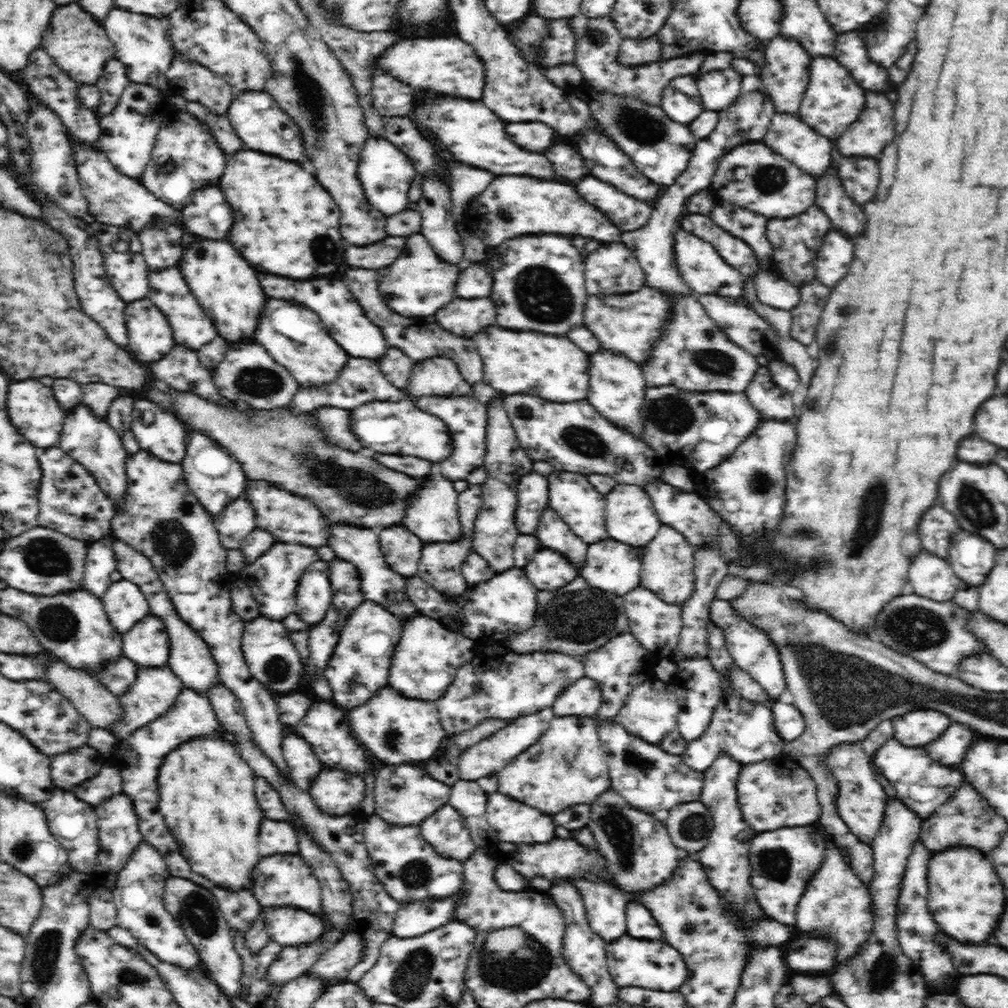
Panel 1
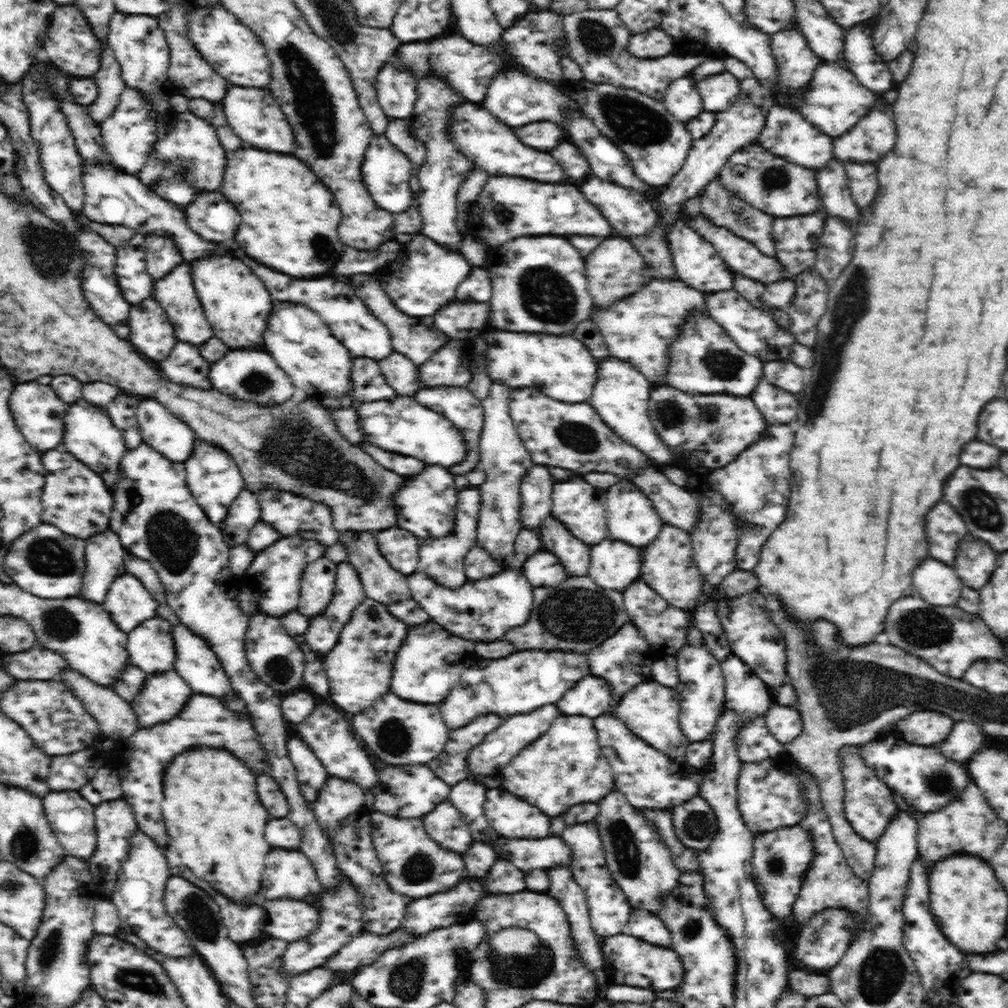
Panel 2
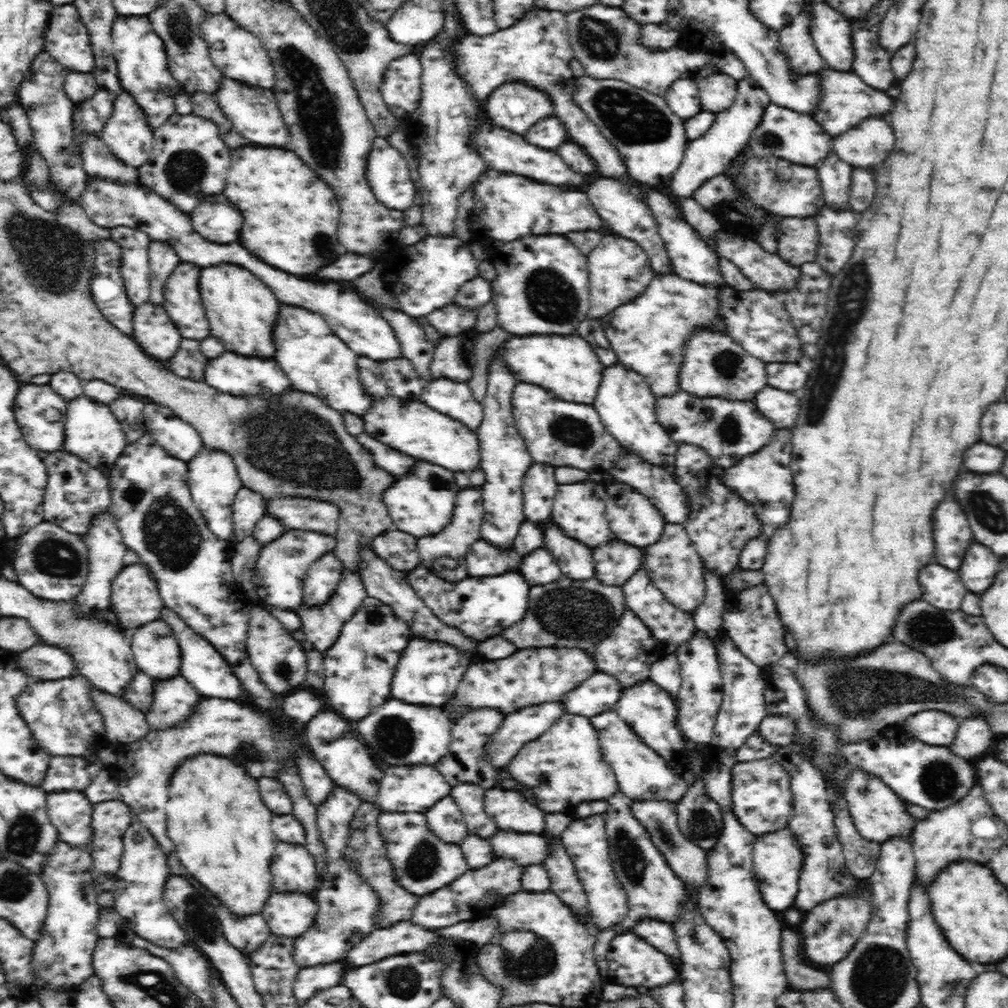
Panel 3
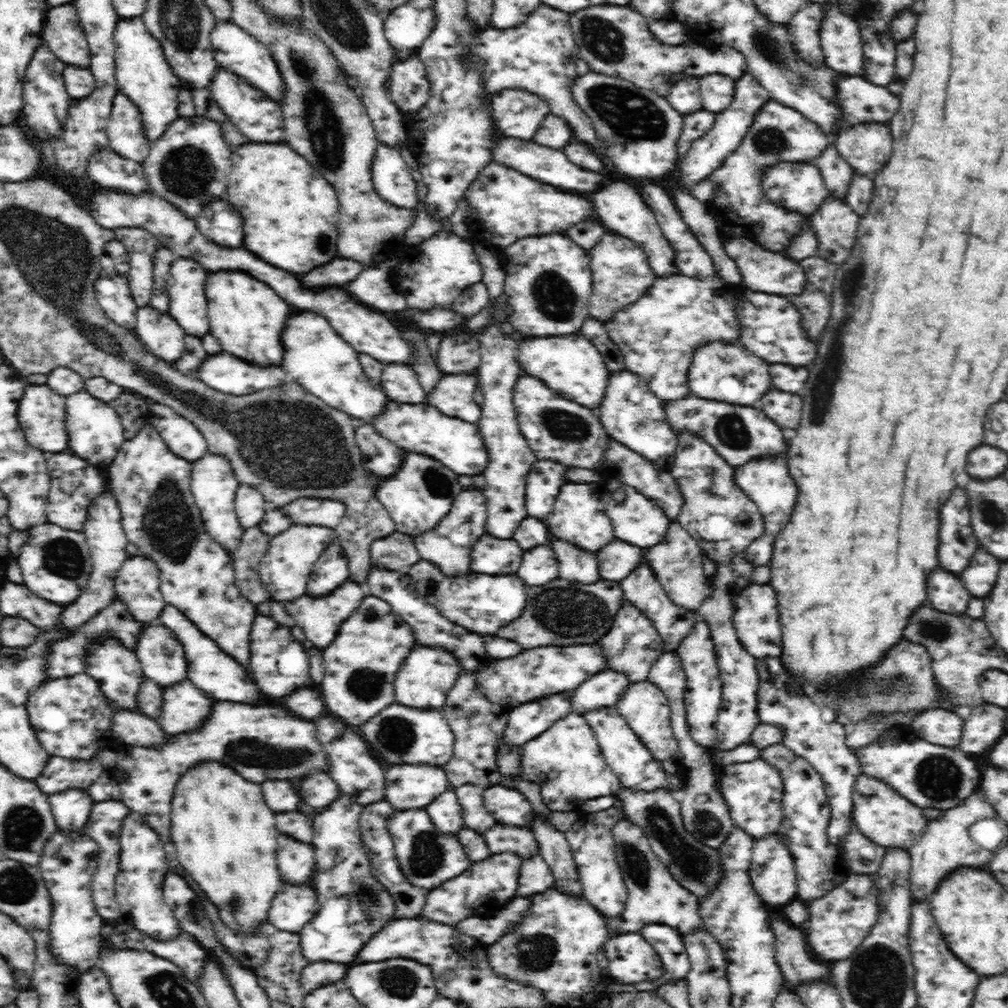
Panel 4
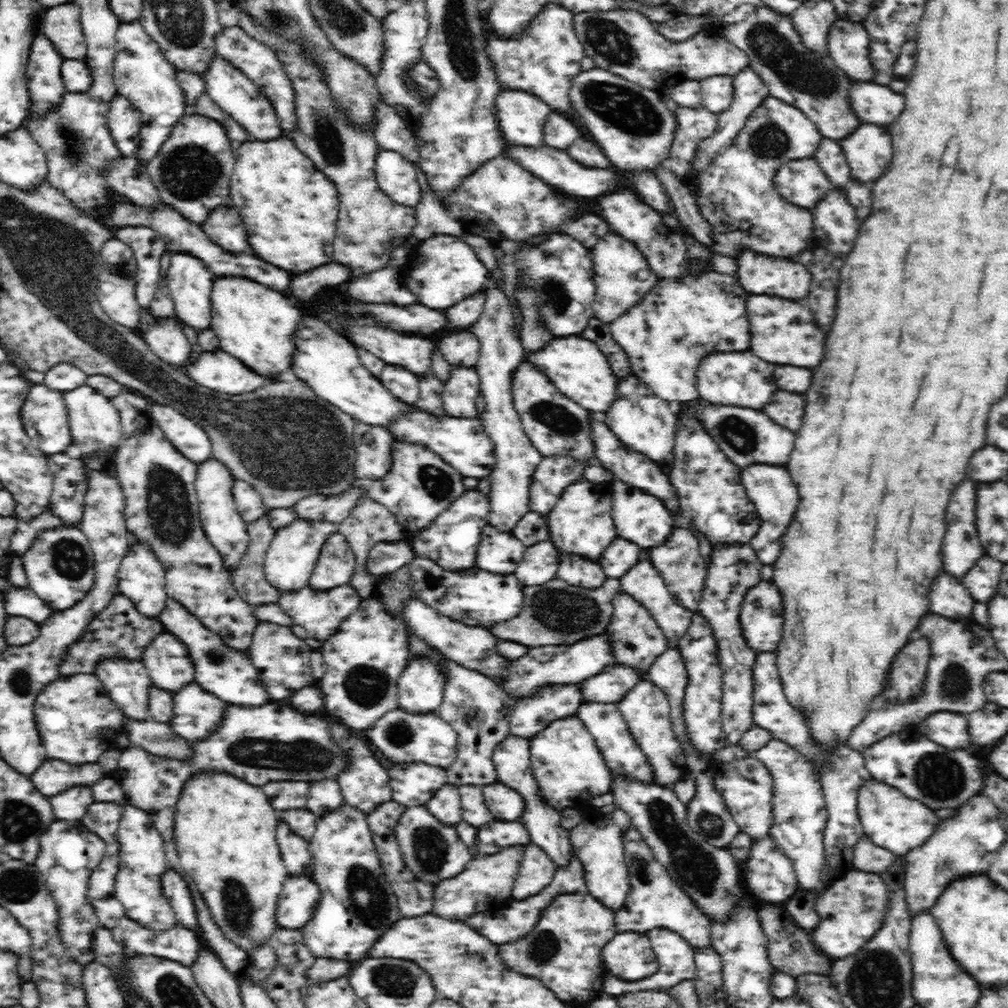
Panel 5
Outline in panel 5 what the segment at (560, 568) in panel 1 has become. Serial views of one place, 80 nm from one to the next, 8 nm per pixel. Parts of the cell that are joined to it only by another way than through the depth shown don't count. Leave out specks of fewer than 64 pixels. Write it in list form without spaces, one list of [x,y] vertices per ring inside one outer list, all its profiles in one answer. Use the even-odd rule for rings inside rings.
[[[542,541],[527,547],[514,573],[524,587],[538,586],[554,580],[558,566],[555,544]]]

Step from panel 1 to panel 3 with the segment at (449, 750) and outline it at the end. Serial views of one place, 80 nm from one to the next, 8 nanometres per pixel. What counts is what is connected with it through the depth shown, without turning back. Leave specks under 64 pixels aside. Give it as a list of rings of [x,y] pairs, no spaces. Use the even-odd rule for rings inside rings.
[[[480,707],[468,711],[463,717],[458,718],[456,722],[451,723],[451,738],[449,743],[449,753],[434,762],[434,769],[442,773],[442,777],[449,782],[451,786],[460,783],[470,783],[481,786],[483,789],[492,788],[496,783],[496,776],[500,770],[490,765],[489,759],[486,758],[486,744],[494,732],[501,726],[505,715],[498,708]]]

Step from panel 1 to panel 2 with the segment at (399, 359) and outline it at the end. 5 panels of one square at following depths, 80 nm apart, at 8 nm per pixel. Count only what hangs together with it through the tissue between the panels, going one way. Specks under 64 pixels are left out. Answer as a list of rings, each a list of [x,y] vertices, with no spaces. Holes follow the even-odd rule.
[[[393,351],[389,357],[379,361],[379,367],[396,393],[414,396],[420,389],[420,380],[417,378],[418,365],[407,356]]]

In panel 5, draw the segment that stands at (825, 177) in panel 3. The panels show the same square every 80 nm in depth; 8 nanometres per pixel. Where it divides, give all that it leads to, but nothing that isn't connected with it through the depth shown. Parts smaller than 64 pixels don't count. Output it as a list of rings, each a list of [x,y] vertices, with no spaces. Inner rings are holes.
[[[824,137],[814,160],[828,177],[832,190],[846,190],[852,180],[851,170],[838,141]]]

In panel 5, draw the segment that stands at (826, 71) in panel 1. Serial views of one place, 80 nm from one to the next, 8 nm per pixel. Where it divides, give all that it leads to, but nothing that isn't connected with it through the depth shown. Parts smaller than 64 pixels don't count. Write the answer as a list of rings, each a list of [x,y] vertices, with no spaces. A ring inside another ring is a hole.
[[[852,82],[849,86],[850,109],[854,110],[861,124],[892,124],[904,110],[904,98],[886,86],[870,82]]]

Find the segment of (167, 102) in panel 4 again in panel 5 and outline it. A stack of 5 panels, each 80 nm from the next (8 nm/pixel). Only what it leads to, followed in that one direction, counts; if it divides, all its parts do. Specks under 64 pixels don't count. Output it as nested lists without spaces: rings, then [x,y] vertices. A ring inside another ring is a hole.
[[[138,19],[118,26],[116,52],[113,79],[117,94],[128,98],[141,114],[143,126],[139,138],[142,142],[139,142],[136,159],[144,166],[157,156],[161,146],[169,140],[174,126],[185,116],[185,92],[179,85],[176,68],[166,60],[159,44],[146,34]]]

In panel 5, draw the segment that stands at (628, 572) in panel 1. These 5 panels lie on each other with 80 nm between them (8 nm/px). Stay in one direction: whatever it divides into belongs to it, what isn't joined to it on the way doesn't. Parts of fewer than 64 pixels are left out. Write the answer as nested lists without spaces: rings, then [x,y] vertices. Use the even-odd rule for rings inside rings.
[[[615,538],[612,541],[612,546],[606,547],[606,554],[601,554],[600,567],[602,567],[606,578],[622,578],[622,574],[626,574],[626,570],[630,570],[630,566],[634,566],[634,562],[638,562],[640,552],[642,550],[636,544],[626,542],[622,538]]]

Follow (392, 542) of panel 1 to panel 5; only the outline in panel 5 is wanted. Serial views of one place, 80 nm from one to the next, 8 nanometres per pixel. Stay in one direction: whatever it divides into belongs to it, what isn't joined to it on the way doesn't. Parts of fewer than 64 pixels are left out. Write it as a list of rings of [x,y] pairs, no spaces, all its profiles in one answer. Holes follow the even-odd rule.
[[[409,536],[393,542],[378,542],[368,554],[367,570],[374,575],[386,575],[410,564],[416,556]]]

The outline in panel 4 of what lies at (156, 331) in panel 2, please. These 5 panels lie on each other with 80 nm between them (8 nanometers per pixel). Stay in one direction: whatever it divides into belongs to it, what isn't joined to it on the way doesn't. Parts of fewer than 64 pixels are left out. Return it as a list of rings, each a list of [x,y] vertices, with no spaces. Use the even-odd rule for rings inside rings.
[[[149,304],[139,307],[133,331],[140,342],[158,358],[174,362],[184,354],[184,330],[168,313],[160,312]]]

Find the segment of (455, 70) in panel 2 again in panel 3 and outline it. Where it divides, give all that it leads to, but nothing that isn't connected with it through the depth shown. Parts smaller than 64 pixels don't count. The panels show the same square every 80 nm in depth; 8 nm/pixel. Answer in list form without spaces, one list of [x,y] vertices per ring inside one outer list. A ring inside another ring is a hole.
[[[534,8],[525,14],[524,18],[510,28],[500,29],[483,37],[466,35],[466,42],[458,46],[458,54],[462,54],[462,70],[466,70],[466,78],[474,82],[474,90],[478,90],[478,100],[485,99],[504,82],[525,82],[549,94],[553,102],[555,116],[566,127],[570,140],[576,142],[598,162],[598,174],[614,180],[631,178],[625,165],[618,162],[618,151],[588,118],[588,115],[574,103],[573,94],[575,79],[570,70],[569,61],[573,60],[573,50],[570,47],[570,33],[566,15],[557,10]]]

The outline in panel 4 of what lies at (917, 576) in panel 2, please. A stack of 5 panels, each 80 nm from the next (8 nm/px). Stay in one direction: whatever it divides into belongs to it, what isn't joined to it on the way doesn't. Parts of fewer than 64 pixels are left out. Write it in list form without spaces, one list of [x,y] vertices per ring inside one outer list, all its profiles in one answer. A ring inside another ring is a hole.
[[[936,568],[934,574],[930,574],[930,582],[926,582],[928,598],[924,604],[932,606],[942,613],[965,613],[969,606],[971,594],[961,580],[954,574]]]

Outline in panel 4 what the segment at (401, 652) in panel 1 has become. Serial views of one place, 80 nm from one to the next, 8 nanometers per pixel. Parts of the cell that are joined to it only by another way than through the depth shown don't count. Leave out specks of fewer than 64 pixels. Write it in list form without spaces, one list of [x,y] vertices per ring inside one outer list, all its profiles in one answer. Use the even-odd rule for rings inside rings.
[[[418,643],[406,654],[401,670],[394,680],[394,694],[397,702],[404,706],[418,708],[443,708],[447,694],[456,680],[464,673],[459,661],[442,647],[428,648]]]

